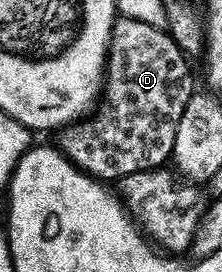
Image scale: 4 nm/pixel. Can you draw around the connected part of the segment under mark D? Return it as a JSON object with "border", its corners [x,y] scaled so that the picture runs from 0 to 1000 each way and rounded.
{"border":[[[527,59],[505,92],[486,202],[468,232],[459,353],[410,423],[266,478],[270,559],[374,636],[473,673],[536,669],[545,651],[604,643],[604,629],[725,618],[779,574],[802,445],[874,338],[865,254],[847,239],[860,239],[851,213],[833,210],[752,114],[631,70]]]}

